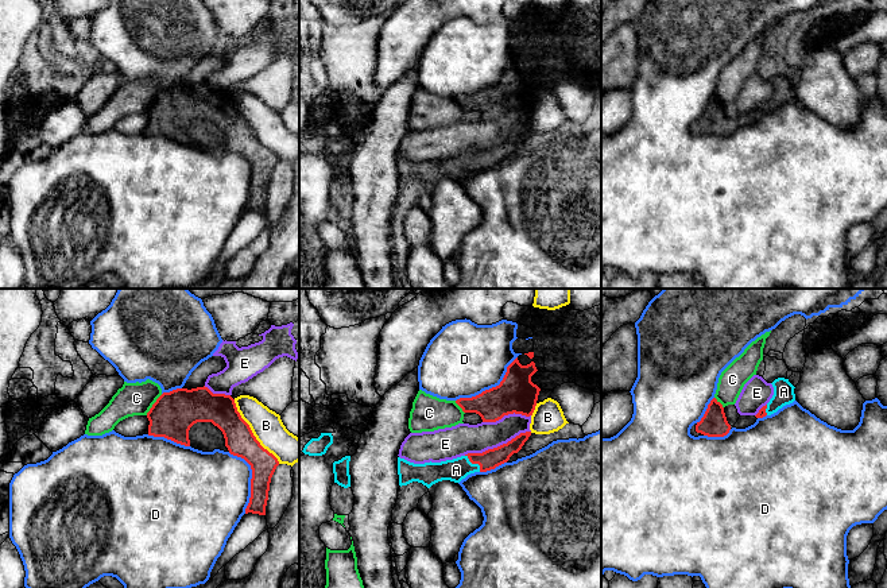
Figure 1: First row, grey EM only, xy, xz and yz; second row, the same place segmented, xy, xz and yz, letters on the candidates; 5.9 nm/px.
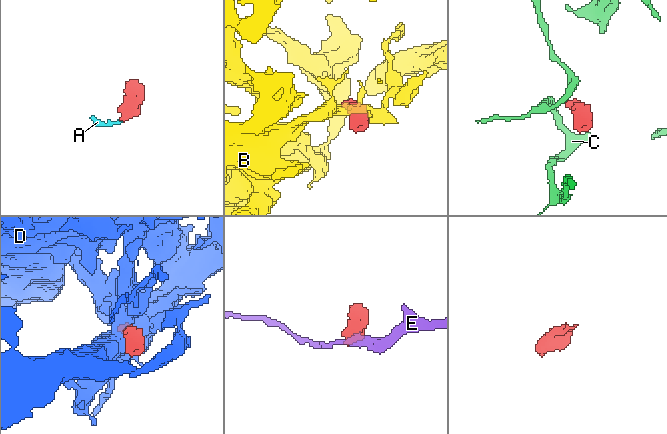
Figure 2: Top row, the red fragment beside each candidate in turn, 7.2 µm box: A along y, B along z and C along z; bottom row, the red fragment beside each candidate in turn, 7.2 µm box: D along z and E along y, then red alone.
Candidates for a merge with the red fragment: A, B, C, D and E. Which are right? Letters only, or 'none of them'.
A

